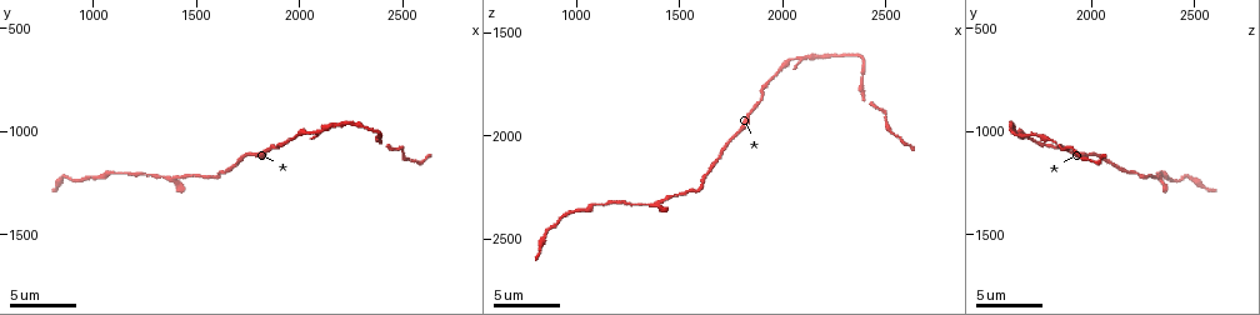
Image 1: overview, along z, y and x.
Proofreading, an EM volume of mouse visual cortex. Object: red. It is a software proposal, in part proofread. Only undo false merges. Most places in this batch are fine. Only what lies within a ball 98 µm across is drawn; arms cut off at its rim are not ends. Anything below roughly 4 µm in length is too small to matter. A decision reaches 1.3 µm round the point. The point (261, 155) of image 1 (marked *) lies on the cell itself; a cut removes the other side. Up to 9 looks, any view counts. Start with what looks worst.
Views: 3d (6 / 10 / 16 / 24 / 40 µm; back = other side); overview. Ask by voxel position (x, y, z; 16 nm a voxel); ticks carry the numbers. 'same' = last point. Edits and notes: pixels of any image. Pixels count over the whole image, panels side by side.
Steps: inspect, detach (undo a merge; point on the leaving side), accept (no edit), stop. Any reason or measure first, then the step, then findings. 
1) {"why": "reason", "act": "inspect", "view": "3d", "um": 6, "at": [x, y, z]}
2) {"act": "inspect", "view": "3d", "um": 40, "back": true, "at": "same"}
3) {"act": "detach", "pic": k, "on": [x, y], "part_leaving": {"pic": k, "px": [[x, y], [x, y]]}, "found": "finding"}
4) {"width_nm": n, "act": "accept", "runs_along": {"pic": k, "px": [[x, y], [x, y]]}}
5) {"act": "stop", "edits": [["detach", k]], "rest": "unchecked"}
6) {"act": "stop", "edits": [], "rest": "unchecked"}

{"why": "narrows sharply", "act": "inspect", "view": "3d", "um": 10, "at": [1130, 1190, 2320]}

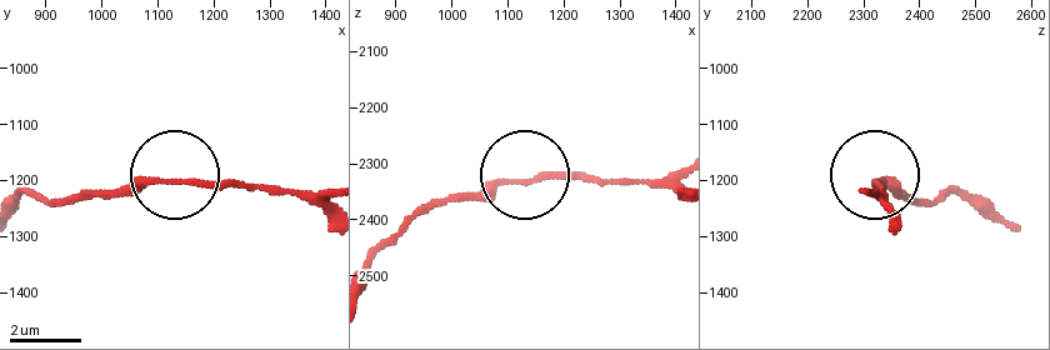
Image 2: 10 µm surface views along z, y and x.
{"width_nm": 160, "act": "accept", "runs_along": {"pic": 2, "px": [[325, 188], [138, 179], [95, 188]]}, "found": "all the same cell"}

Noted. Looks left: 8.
{"why": "a narrow waist", "act": "inspect", "view": "3d", "um": 16, "at": [2400, 1060, 1820]}

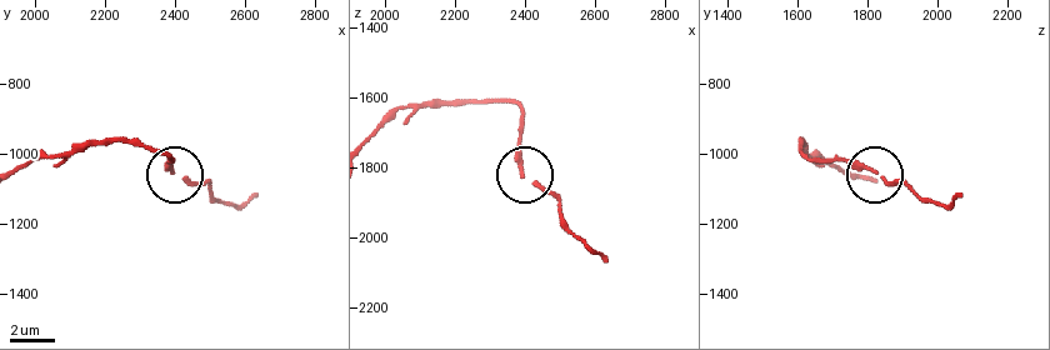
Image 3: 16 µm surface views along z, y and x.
{"act": "inspect", "view": "3d", "um": 6, "at": [2390, 1040, 1820]}

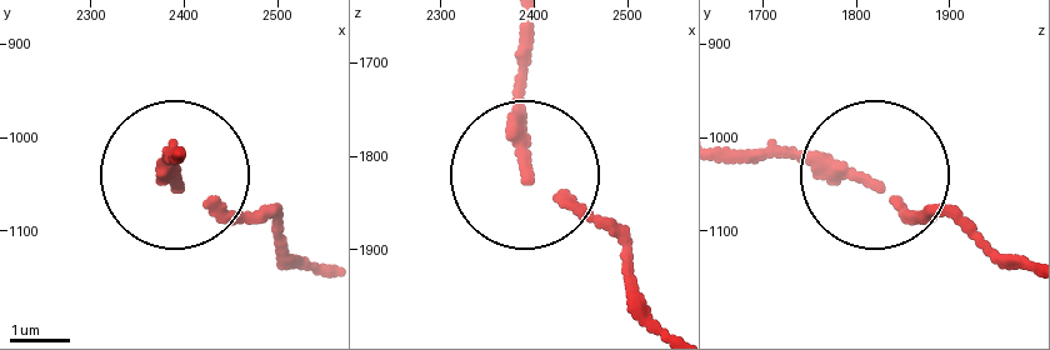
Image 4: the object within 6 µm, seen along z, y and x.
{"act": "accept", "runs_along": {"pic": 4, "px": [[526, 21], [526, 171], [626, 255]]}, "found": "continuous, no second cell"}

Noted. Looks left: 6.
{"why": "a narrow waist", "act": "inspect", "view": "3d", "um": 6, "at": [1490, 1210, 2290]}

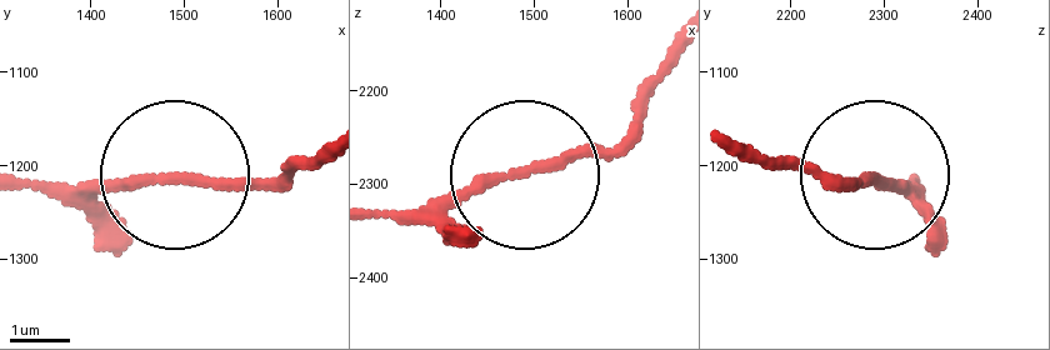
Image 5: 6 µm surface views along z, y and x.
{"width_nm": 170, "act": "accept", "runs_along": {"pic": 5, "px": [[329, 154], [255, 179], [31, 179]]}, "found": "all the same cell"}

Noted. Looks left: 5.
{"why": "thick turns thin", "act": "inspect", "view": "3d", "um": 16, "at": [1770, 1120, 2010]}

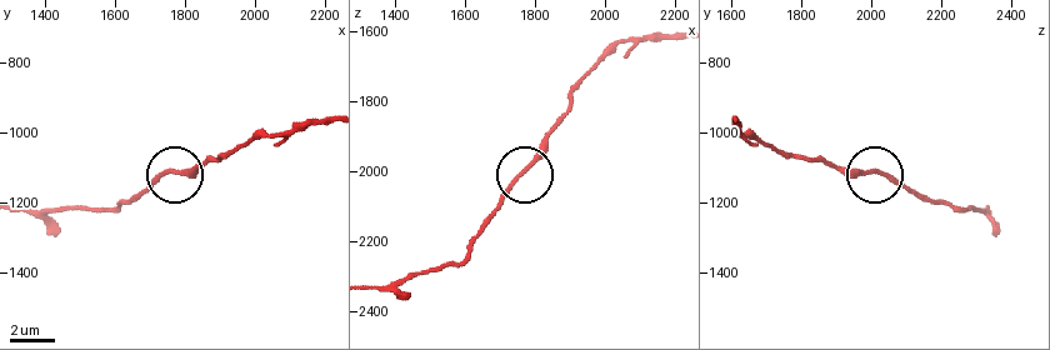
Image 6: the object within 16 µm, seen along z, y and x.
{"act": "accept", "runs_along": {"pic": 6, "px": [[848, 174], [896, 178], [923, 200]]}, "found": "one cell here"}

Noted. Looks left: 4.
{"act": "stop", "edits": [], "rest": "unchecked"}

